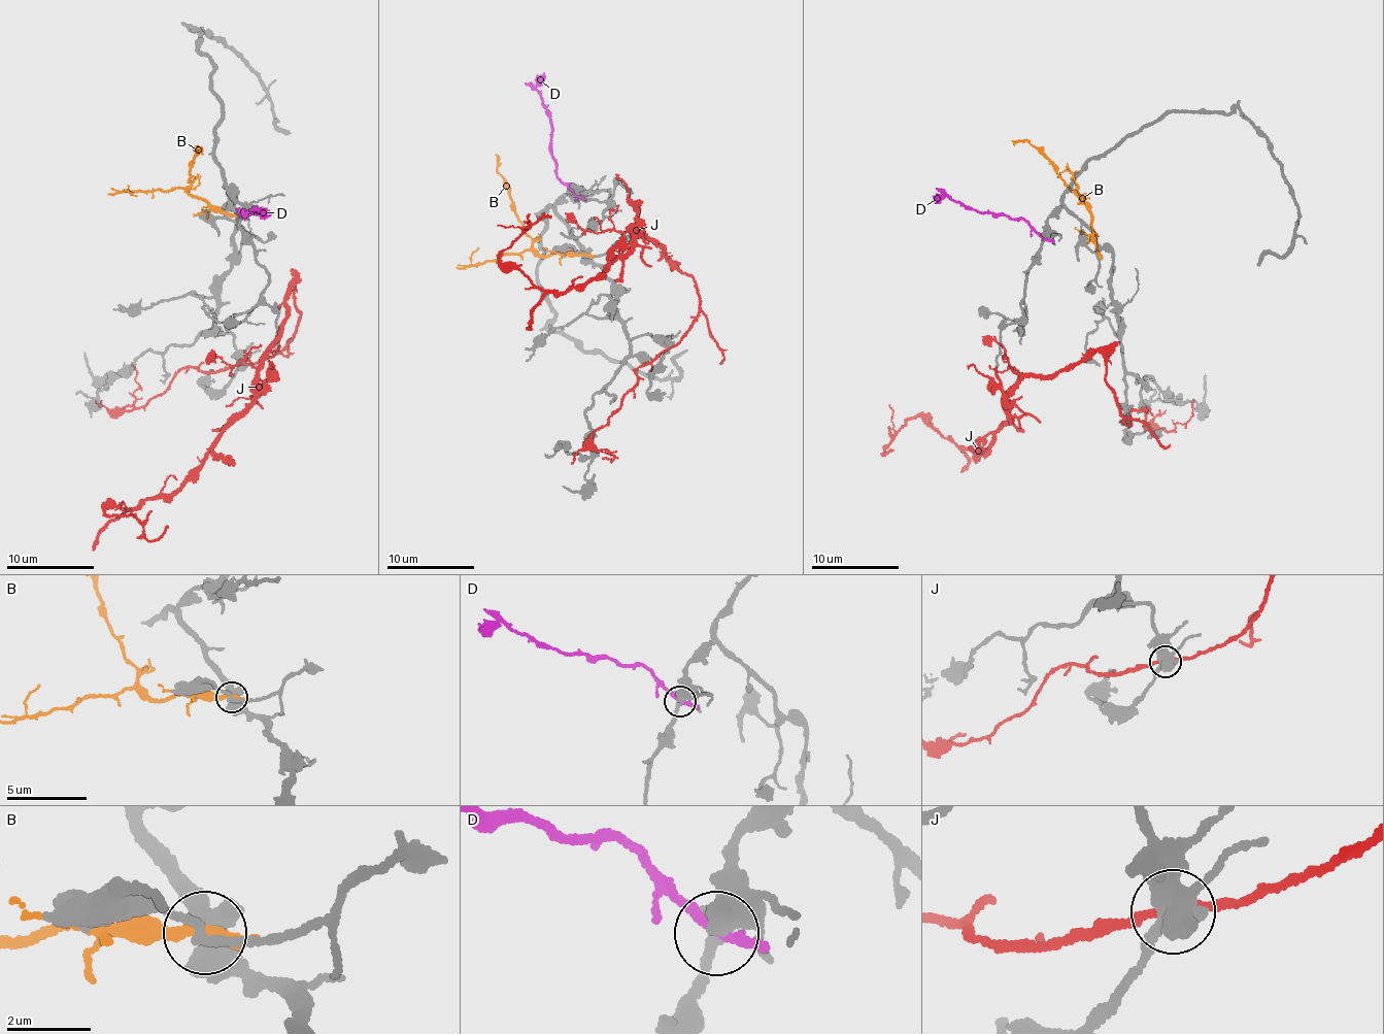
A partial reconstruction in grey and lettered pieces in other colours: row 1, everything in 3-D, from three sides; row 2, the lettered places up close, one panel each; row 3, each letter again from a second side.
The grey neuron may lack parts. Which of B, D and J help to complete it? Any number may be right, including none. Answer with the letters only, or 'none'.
J

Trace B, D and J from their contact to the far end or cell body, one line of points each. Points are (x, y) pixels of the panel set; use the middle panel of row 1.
B: (584, 255), (549, 256), (537, 252), (512, 207), (505, 178), (496, 168), (496, 154)
D: (575, 195), (557, 173), (549, 112), (538, 90), (543, 73)
J: (670, 348), (699, 307), (695, 281), (634, 227), (601, 275), (557, 292), (502, 264), (521, 232), (550, 219)

